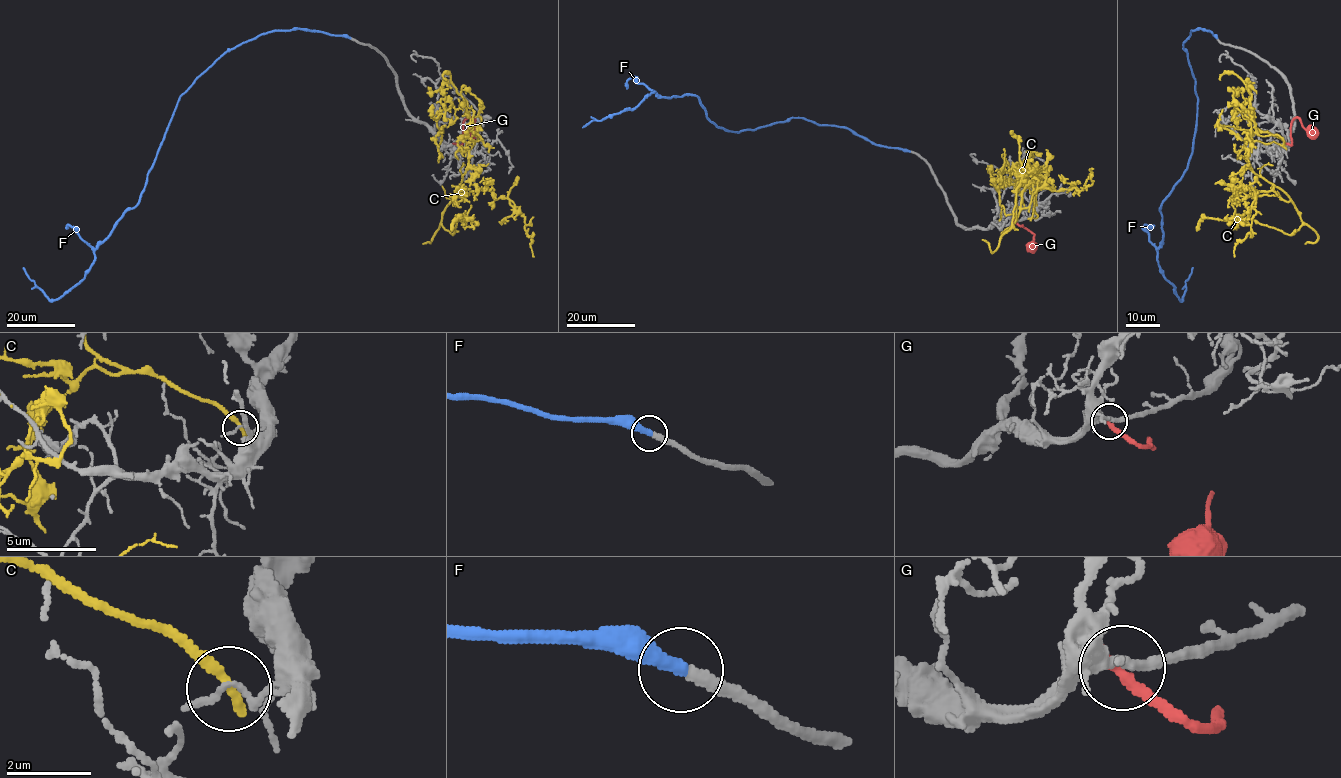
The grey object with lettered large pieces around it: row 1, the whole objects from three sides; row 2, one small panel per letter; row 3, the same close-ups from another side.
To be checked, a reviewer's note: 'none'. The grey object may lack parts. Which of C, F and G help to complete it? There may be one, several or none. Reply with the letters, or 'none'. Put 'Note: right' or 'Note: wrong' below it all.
F
Note: wrong

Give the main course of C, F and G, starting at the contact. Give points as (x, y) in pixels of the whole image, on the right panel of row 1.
C: (1285, 142), (1255, 126), (1244, 81), (1249, 167), (1302, 225), (1291, 234), (1203, 217), (1197, 230)
F: (1216, 38), (1192, 30), (1183, 43), (1197, 126), (1187, 168), (1160, 211), (1157, 261), (1179, 299), (1192, 267)
G: (1287, 144), (1292, 143), (1291, 122), (1295, 117), (1310, 135), (1316, 136)

